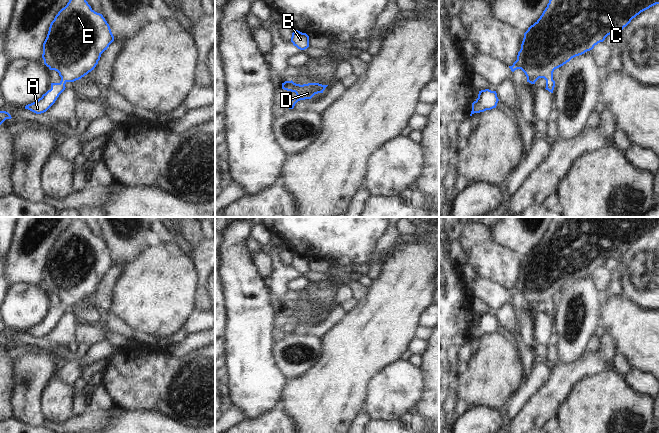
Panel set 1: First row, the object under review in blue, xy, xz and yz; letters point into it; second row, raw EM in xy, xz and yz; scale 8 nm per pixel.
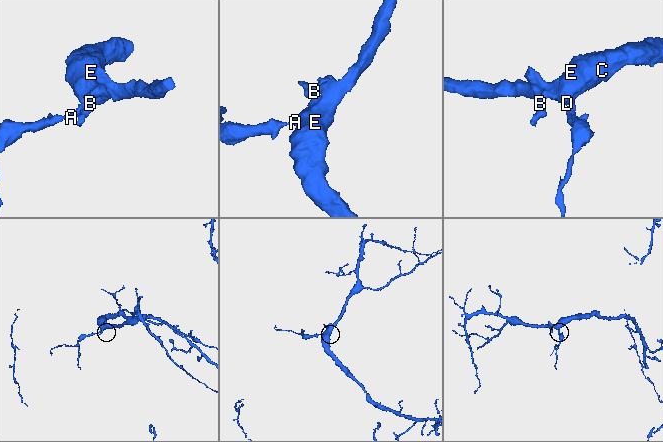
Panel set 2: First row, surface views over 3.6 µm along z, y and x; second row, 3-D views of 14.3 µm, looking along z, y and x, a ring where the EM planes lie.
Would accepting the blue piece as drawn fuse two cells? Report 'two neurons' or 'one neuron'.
one neuron

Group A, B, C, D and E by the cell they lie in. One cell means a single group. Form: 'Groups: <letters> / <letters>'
Groups: A B C D E.

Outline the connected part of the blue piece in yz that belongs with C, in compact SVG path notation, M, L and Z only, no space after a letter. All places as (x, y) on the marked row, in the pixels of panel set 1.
M549 0L540 18L524 33L517 60L509 68L512 72L521 69L531 84L544 78L545 89L553 93L555 69L592 50L608 35L619 36L633 18L656 4L659 0Z

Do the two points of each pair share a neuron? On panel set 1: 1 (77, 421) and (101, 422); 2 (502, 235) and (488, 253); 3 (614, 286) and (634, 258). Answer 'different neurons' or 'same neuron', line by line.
1: same neuron
2: different neurons
3: different neurons

